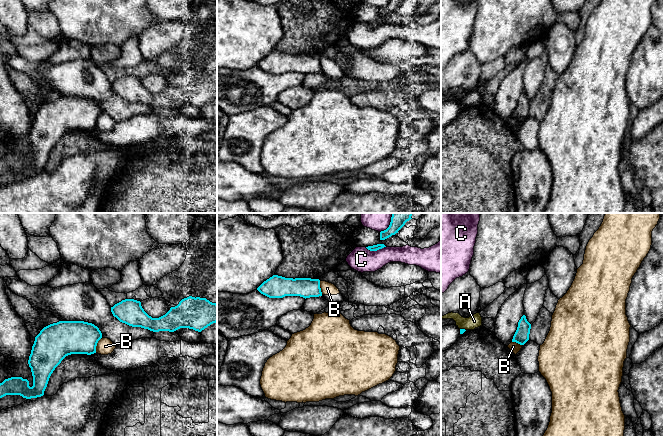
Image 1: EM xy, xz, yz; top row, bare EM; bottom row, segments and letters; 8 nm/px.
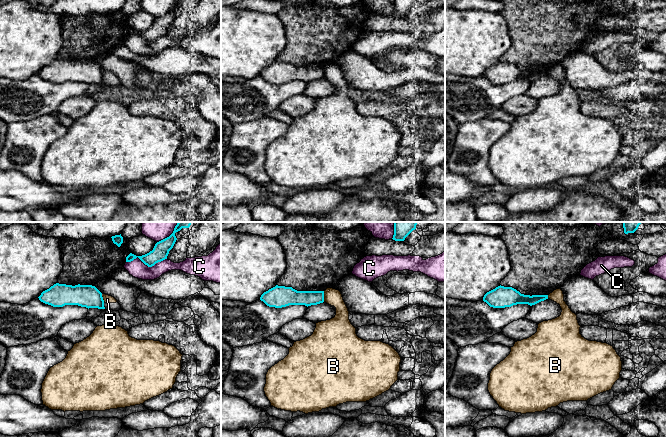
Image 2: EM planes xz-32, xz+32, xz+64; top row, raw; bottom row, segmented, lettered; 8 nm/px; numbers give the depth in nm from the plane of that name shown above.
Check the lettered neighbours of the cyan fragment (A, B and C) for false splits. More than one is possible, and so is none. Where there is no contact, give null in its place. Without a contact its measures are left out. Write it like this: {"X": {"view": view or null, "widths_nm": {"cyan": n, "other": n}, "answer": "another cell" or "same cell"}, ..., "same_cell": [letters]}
{"A": {"view": "yz", "widths_nm": {"cyan": 40, "other": 110}, "answer": "another cell"}, "B": {"view": "xy", "widths_nm": {"cyan": 280, "other": 140}, "answer": "another cell"}, "C": {"view": "xz", "widths_nm": {"cyan": 50, "other": 200}, "answer": "another cell"}, "same_cell": []}

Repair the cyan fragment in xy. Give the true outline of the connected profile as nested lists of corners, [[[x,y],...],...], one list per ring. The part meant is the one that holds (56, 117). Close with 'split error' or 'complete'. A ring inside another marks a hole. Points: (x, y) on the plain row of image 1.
[[[59,97],[44,103],[35,113],[28,140],[33,162],[22,153],[11,153],[0,159],[0,174],[20,171],[31,175],[44,171],[49,154],[61,137],[71,130],[96,129],[102,109],[97,102],[84,97]]] | complete

